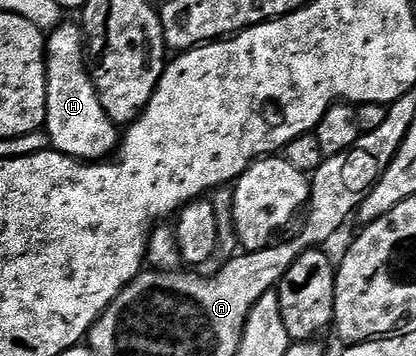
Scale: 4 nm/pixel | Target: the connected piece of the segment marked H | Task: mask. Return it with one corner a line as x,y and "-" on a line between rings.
60,23
47,41
47,118
45,131
52,149
84,162
108,159
120,141
118,125
105,114
89,71
86,37
78,24

